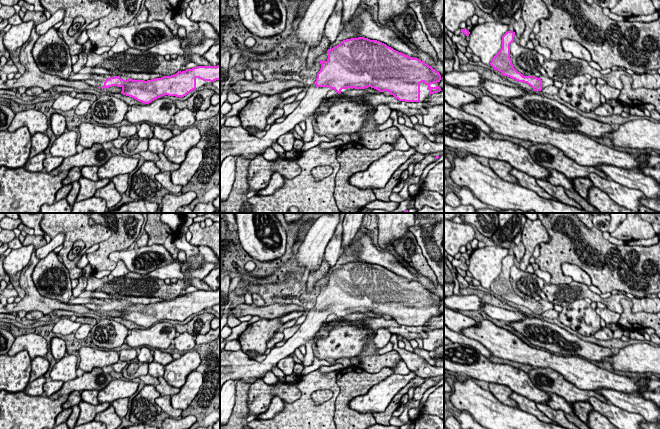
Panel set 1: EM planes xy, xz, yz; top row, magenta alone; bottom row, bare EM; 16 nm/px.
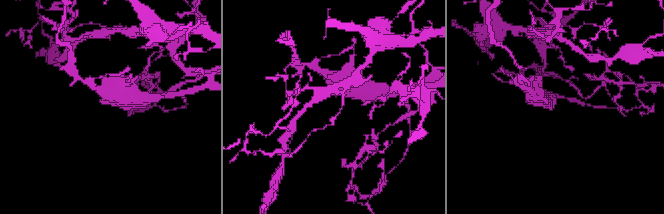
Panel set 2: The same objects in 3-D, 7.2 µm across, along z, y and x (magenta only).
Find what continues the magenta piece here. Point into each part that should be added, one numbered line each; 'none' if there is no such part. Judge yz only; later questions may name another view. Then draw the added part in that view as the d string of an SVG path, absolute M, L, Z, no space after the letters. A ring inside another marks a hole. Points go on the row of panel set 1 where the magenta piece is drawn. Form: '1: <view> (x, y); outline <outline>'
1: yz (546, 81); outline M541 76L541 80L542 80L542 88L554 84L554 81L551 78L549 78L548 76Z

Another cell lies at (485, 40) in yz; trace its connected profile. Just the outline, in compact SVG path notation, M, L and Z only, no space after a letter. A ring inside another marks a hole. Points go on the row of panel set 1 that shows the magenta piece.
M485 22L472 28L469 34L469 47L482 63L490 65L491 59L502 48L502 36L508 25L499 22Z

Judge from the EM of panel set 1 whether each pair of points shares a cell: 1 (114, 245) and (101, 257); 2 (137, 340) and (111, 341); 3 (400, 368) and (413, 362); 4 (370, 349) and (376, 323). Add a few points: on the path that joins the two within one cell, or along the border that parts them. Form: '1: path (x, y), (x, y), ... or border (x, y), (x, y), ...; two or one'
1: path (111, 246), (103, 254); one
2: border (129, 331), (124, 341); two
3: border (402, 359), (410, 369); two
4: border (364, 327), (369, 327), (375, 331); two

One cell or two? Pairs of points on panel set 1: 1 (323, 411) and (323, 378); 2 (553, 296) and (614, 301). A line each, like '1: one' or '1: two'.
1: one
2: one

